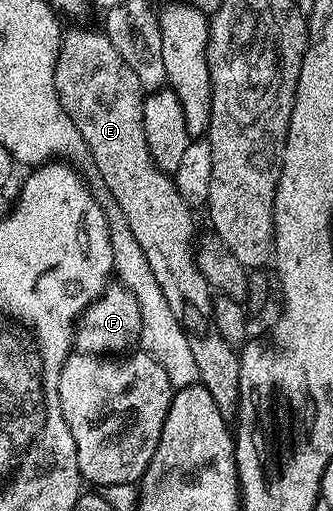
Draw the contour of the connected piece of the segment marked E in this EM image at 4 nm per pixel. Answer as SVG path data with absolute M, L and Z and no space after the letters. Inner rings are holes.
M75 27L72 31L64 30L59 40L59 56L55 66L55 88L59 94L65 113L77 125L81 137L85 137L85 145L89 145L89 153L117 205L121 205L121 213L125 213L125 221L129 221L129 229L133 229L133 237L137 237L137 245L141 245L141 253L149 261L149 269L153 269L153 277L161 289L169 309L173 309L173 317L181 325L185 337L189 341L189 349L193 353L193 362L197 365L198 382L209 389L209 397L217 409L221 409L221 417L231 421L239 414L239 355L236 348L230 347L221 337L217 325L213 321L213 292L207 284L206 277L195 260L193 239L195 223L191 220L192 208L177 193L174 178L162 171L153 161L149 153L149 145L145 141L145 121L143 120L143 100L145 92L137 81L133 69L121 61L121 53L113 49L113 41L102 30L86 31L83 27Z

